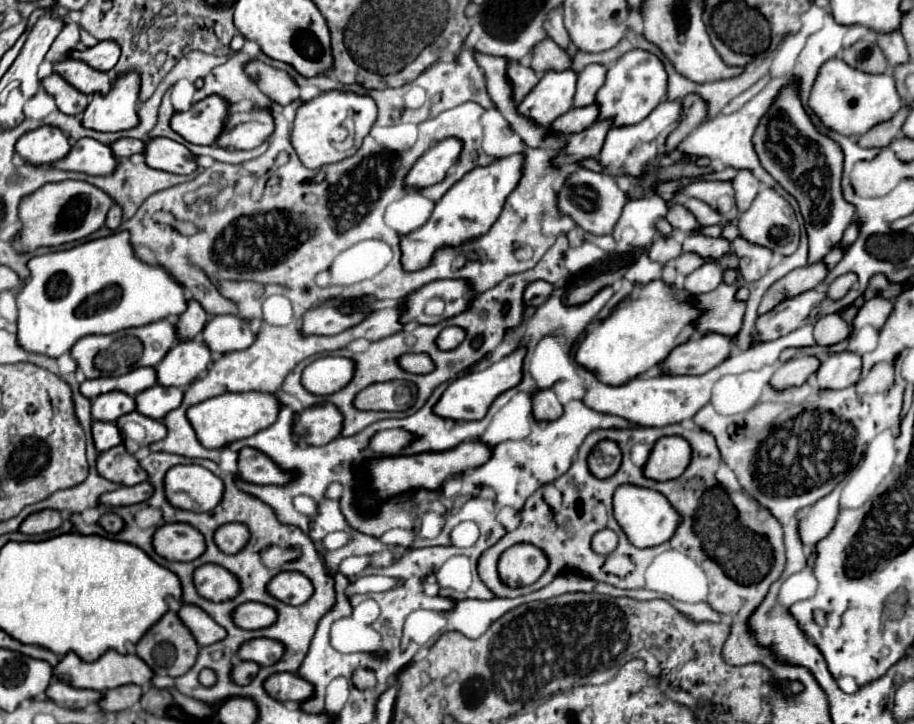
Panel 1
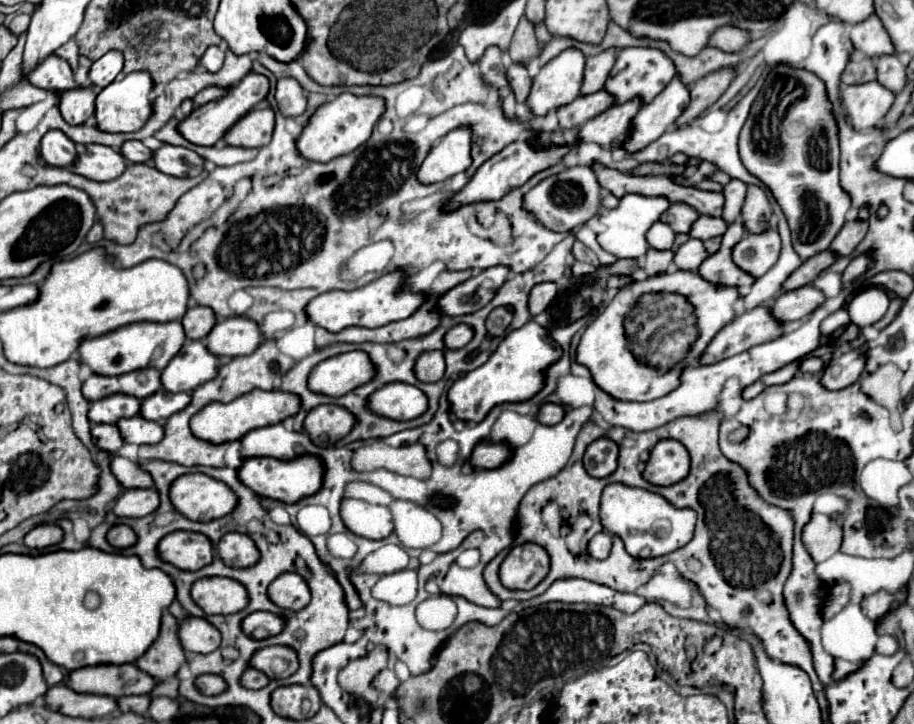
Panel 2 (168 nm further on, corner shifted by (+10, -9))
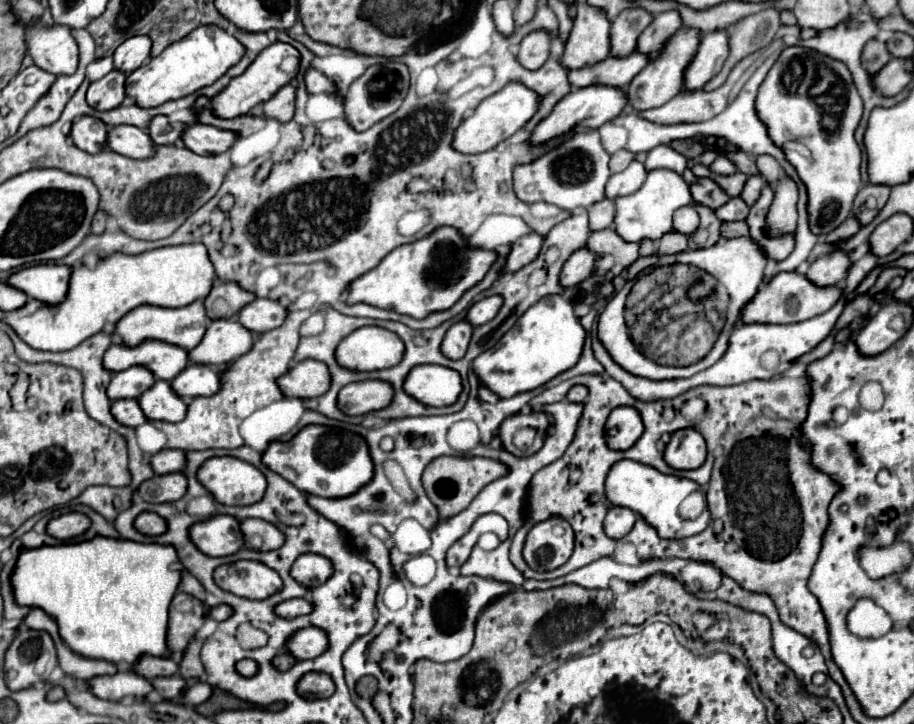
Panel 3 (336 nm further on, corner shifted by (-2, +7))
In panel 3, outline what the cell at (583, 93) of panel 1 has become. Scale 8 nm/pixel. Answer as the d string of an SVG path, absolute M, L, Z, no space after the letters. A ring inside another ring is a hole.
M630 8L616 16L610 28L610 56L624 58L636 48L636 40L650 24L652 16L642 8Z

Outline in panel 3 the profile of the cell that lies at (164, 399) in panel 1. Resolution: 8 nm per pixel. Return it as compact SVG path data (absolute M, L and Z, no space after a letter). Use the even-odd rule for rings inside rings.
M188 364L184 372L180 372L172 382L172 390L180 398L196 398L196 396L212 396L220 388L220 372L202 366L202 364Z

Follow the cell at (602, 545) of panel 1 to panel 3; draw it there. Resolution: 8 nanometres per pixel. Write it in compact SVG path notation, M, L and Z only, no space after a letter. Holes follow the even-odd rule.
M612 506L606 520L604 520L604 532L614 538L614 540L620 540L624 538L632 526L636 522L636 514L628 508L620 508L620 506Z

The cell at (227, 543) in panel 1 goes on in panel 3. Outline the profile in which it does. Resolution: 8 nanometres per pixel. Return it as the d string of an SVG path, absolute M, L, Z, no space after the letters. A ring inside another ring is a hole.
M246 518L240 524L244 536L244 548L248 550L276 550L284 544L284 534L270 522L258 518Z

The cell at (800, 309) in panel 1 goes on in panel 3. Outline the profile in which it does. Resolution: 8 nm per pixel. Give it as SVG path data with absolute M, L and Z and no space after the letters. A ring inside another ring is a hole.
M832 252L828 256L822 256L818 258L810 270L808 270L808 280L812 280L812 284L816 286L836 286L838 282L844 280L846 272L850 268L850 260L848 260L848 254L846 252Z

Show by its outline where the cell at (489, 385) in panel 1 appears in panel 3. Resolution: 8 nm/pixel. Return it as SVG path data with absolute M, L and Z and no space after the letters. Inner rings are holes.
M560 294L544 296L540 302L530 306L522 318L500 338L500 342L482 352L472 370L476 372L480 384L490 388L498 398L510 398L520 392L534 390L544 386L548 380L558 376L560 372L572 368L580 358L584 346L586 332L580 326L580 320L574 316L572 304L564 300ZM504 346L510 346L510 352L504 352Z

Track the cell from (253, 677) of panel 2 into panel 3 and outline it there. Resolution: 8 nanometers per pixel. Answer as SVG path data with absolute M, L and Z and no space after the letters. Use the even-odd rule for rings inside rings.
M282 652L282 656L276 656L276 658L272 660L272 664L274 664L274 668L278 668L278 670L288 670L288 668L292 668L292 666L296 664L296 660L294 660L292 654Z

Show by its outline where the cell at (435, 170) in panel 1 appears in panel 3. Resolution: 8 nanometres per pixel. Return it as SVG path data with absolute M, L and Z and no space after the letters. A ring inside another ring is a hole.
M512 82L504 86L500 92L482 100L478 108L466 120L462 120L462 124L454 130L452 148L460 154L480 154L480 152L492 150L498 142L518 132L532 118L536 108L538 108L538 96L526 86Z

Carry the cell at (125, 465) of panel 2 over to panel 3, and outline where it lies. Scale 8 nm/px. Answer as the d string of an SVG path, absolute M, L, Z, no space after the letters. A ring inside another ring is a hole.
M160 450L150 456L154 474L170 474L184 470L184 450Z

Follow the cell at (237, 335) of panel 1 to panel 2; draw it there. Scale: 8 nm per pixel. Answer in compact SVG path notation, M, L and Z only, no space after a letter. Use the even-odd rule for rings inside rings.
M246 316L220 320L206 336L208 350L216 356L246 356L252 354L262 342L260 328Z

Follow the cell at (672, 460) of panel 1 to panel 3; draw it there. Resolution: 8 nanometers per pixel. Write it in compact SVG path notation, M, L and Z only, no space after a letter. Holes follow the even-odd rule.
M694 428L676 430L666 444L664 460L676 470L694 470L706 460L706 442Z

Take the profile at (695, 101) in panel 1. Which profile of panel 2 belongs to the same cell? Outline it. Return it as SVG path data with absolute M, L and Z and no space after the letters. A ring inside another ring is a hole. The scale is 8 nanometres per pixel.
M720 68L716 72L710 72L708 76L696 80L690 84L690 104L682 112L682 116L676 120L676 128L692 124L708 106L712 106L730 86L730 82L736 76L736 68Z

